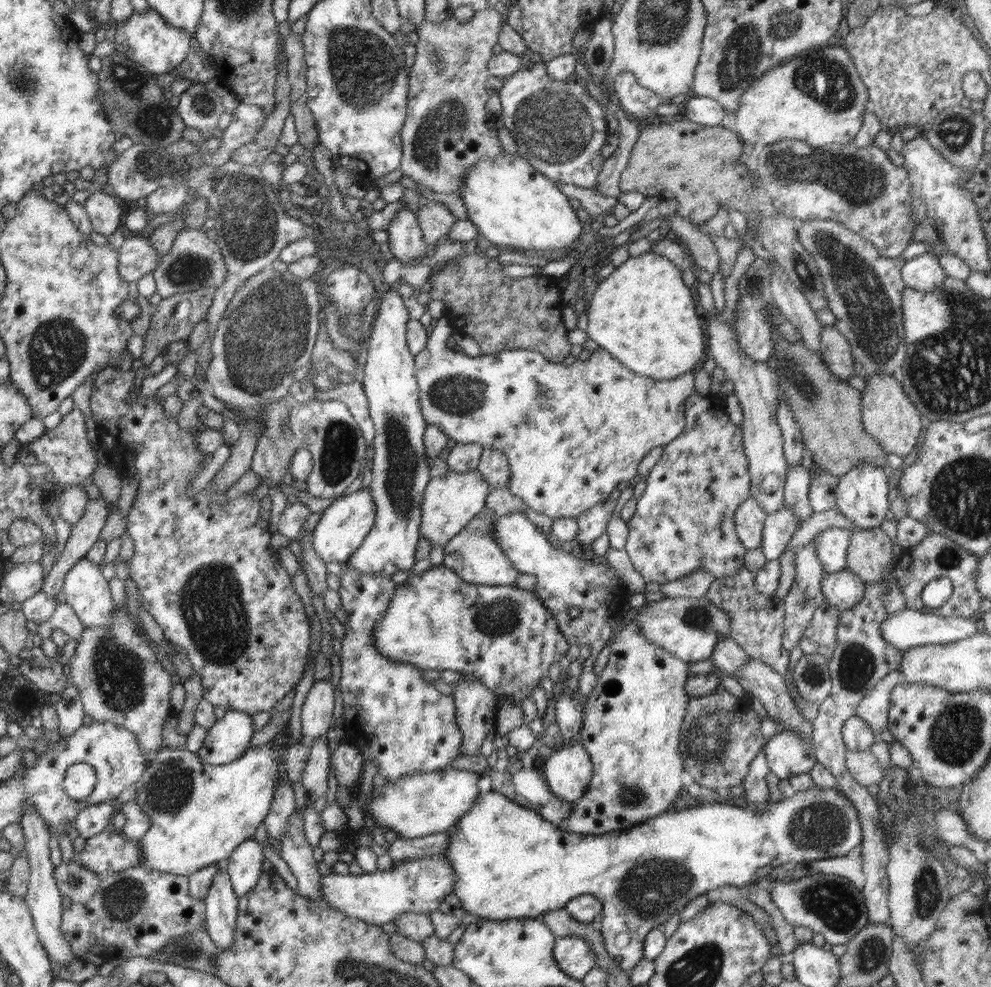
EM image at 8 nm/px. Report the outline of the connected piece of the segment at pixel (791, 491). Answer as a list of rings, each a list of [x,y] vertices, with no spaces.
[[[793,464],[787,469],[787,479],[783,488],[783,504],[787,504],[800,524],[812,513],[809,504],[809,486],[811,474],[801,464]]]

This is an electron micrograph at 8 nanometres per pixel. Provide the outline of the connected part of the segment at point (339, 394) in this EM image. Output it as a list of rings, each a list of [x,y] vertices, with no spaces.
[[[360,375],[355,376],[352,383],[346,385],[338,384],[331,390],[318,390],[314,396],[316,401],[338,400],[348,407],[350,414],[364,437],[368,450],[373,449],[373,439],[375,437],[375,428],[370,416],[368,400],[363,389],[363,383]]]

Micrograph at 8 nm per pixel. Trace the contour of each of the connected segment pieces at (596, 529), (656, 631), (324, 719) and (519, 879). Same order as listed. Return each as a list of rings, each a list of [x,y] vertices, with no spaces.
[[[607,497],[604,501],[595,504],[592,508],[585,510],[576,518],[578,534],[576,540],[579,545],[588,545],[607,531],[607,524],[612,516],[615,500]]]
[[[706,596],[667,598],[660,602],[646,603],[641,607],[635,620],[646,639],[688,663],[708,660],[719,640],[732,639],[732,619],[722,611],[722,608],[708,601]]]
[[[319,681],[310,688],[301,713],[302,734],[305,738],[312,741],[329,731],[334,695],[335,689],[330,681]]]
[[[820,787],[808,790],[797,791],[792,797],[783,799],[782,801],[770,803],[768,809],[761,811],[751,811],[744,807],[737,807],[728,804],[704,804],[704,806],[694,806],[686,810],[676,810],[672,812],[663,812],[654,818],[649,818],[636,826],[617,833],[606,833],[602,835],[578,835],[576,833],[568,833],[562,830],[559,825],[544,820],[535,807],[521,807],[513,800],[506,798],[503,794],[489,791],[488,793],[480,793],[474,804],[468,812],[465,812],[449,830],[450,840],[445,851],[445,856],[449,858],[451,867],[454,869],[454,896],[457,896],[464,907],[470,914],[476,914],[481,920],[508,920],[510,918],[530,918],[539,919],[545,916],[551,910],[558,910],[566,906],[575,896],[581,894],[590,894],[597,898],[603,904],[603,920],[600,928],[603,936],[604,948],[608,954],[618,963],[618,966],[625,971],[630,971],[643,959],[643,942],[645,936],[653,929],[663,926],[668,917],[681,912],[690,900],[706,894],[708,890],[716,890],[720,886],[737,886],[739,888],[746,887],[749,883],[758,883],[764,879],[771,870],[781,864],[798,864],[806,863],[813,865],[821,858],[828,856],[846,856],[850,854],[858,844],[863,840],[861,822],[859,814],[854,803],[840,793],[836,788],[822,789]]]

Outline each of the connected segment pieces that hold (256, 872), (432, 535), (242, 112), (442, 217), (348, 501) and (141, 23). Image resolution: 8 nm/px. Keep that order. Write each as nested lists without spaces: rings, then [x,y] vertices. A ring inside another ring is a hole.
[[[254,839],[244,840],[223,863],[238,897],[250,892],[265,871],[266,861],[262,849],[263,845]]]
[[[475,469],[468,472],[446,471],[428,482],[422,497],[422,516],[419,535],[427,538],[432,547],[445,547],[484,507],[489,484]]]
[[[240,102],[232,115],[230,126],[223,131],[220,147],[211,154],[212,158],[208,163],[220,167],[225,162],[232,161],[234,151],[238,148],[246,148],[249,143],[252,143],[266,119],[264,112],[258,106],[248,106]]]
[[[430,201],[426,206],[422,206],[416,218],[424,240],[429,244],[438,244],[443,241],[452,224],[458,222],[450,210],[438,201]]]
[[[361,488],[351,494],[336,497],[324,511],[313,530],[313,546],[318,557],[328,564],[346,564],[352,553],[361,547],[362,541],[374,526],[375,504],[367,489]]]
[[[152,8],[146,12],[131,14],[125,21],[115,25],[110,34],[118,53],[141,64],[154,77],[170,73],[174,67],[186,60],[192,37],[192,32],[174,28]]]

